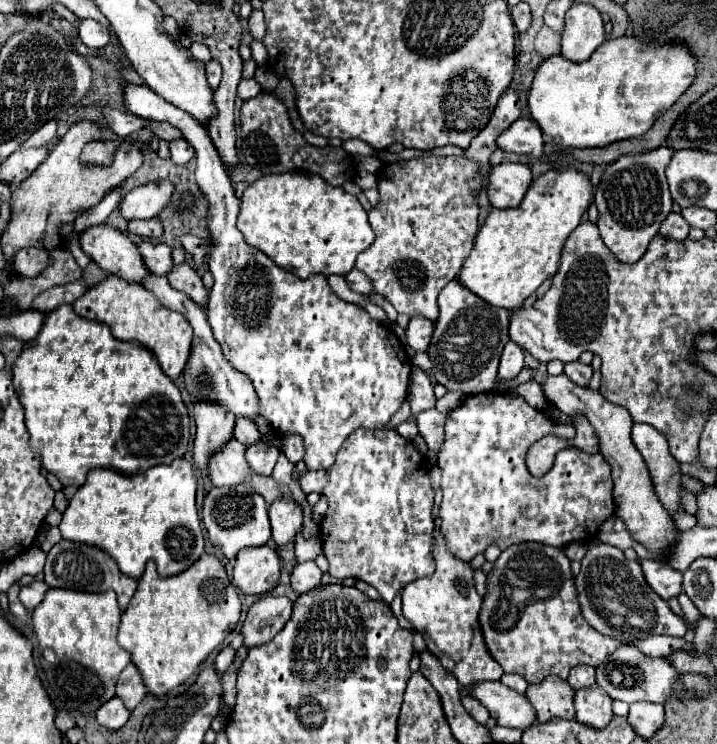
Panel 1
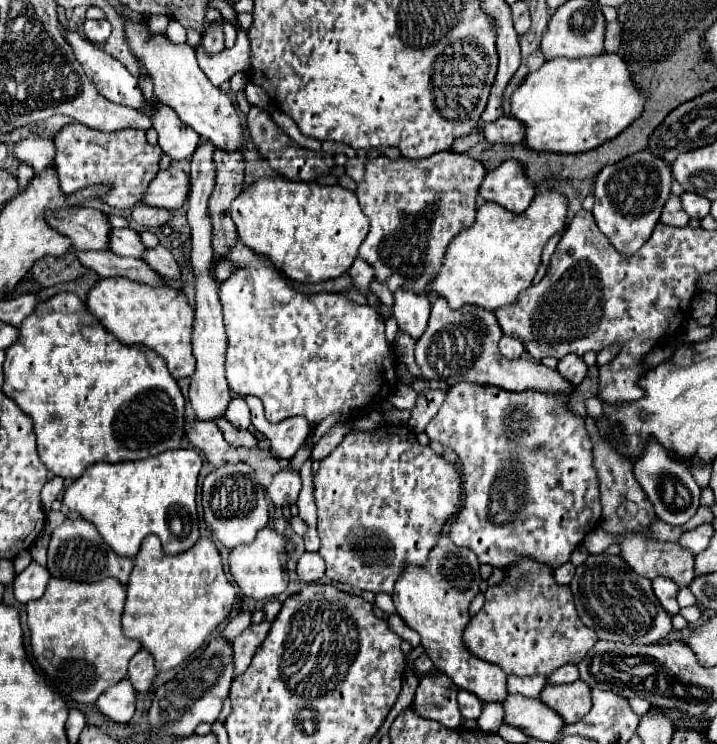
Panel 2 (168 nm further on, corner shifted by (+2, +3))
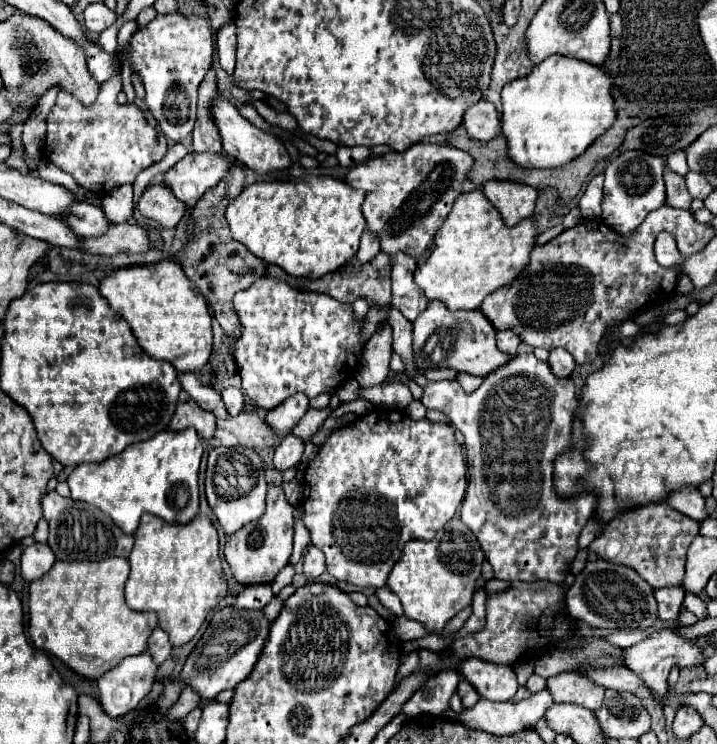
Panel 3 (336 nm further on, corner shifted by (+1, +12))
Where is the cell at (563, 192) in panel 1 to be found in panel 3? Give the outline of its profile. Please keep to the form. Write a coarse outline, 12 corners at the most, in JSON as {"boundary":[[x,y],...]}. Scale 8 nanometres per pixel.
{"boundary":[[455,200],[415,282],[475,310],[529,264],[539,224]]}

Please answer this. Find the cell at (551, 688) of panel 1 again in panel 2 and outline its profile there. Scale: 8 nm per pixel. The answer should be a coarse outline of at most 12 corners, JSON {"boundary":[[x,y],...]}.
{"boundary":[[584,681],[546,685],[540,699],[576,723],[592,709]]}

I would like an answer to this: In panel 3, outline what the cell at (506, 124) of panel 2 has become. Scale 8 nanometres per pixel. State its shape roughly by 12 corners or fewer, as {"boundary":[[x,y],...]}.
{"boundary":[[489,100],[465,112],[463,126],[475,140],[501,134],[501,116]]}

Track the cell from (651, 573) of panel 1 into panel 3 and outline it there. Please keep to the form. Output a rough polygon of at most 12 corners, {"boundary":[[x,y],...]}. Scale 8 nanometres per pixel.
{"boundary":[[681,586],[655,590],[661,620],[675,620],[685,590]]}

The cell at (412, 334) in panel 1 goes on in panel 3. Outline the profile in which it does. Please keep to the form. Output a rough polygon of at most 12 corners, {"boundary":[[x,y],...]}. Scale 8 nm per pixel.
{"boundary":[[411,256],[391,262],[395,306],[409,322],[427,308]]}

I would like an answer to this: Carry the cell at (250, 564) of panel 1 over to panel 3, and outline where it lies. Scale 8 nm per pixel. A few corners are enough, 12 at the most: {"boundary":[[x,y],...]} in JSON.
{"boundary":[[267,490],[265,514],[229,536],[235,580],[271,584],[293,552],[293,506]]}

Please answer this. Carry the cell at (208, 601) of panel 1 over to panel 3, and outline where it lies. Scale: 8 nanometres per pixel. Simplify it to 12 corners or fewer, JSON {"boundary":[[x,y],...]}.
{"boundary":[[201,514],[135,532],[127,606],[175,648],[227,596],[217,528]]}

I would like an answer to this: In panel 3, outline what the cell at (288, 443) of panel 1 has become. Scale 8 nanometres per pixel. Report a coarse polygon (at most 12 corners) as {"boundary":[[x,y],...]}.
{"boundary":[[291,396],[267,412],[265,424],[285,438],[309,410],[309,398]]}

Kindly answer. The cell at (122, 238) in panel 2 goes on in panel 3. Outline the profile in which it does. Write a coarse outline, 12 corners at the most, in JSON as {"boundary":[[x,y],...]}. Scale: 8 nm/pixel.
{"boundary":[[77,202],[67,222],[79,236],[103,236],[111,224],[101,208]]}

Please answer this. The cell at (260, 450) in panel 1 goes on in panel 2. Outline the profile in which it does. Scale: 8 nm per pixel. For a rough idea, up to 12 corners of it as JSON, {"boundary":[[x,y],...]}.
{"boundary":[[224,415],[214,423],[232,447],[258,445],[248,429],[230,425]]}

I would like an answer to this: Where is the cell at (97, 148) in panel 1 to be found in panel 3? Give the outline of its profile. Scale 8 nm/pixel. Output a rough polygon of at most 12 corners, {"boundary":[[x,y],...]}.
{"boundary":[[121,78],[59,92],[43,156],[105,196],[167,152]]}

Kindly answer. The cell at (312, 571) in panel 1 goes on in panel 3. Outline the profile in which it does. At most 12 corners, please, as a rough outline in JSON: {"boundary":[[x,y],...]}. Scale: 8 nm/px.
{"boundary":[[309,546],[303,556],[303,574],[317,578],[325,572],[325,554]]}

